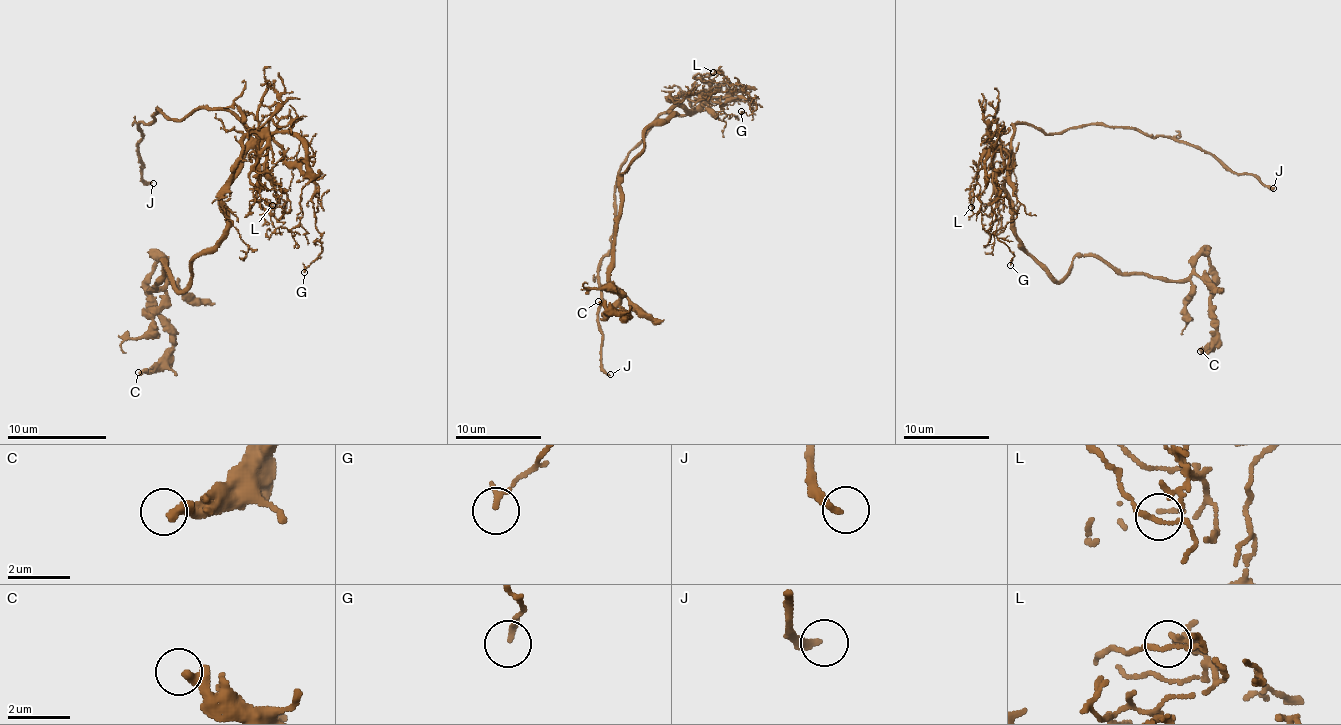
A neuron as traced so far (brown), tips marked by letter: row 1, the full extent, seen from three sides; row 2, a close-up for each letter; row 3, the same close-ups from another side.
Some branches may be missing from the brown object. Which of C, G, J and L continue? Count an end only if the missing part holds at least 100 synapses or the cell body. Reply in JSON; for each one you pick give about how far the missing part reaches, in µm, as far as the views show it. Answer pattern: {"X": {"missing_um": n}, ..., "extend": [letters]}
{"J": {"missing_um": 40}, "extend": ["J"]}

